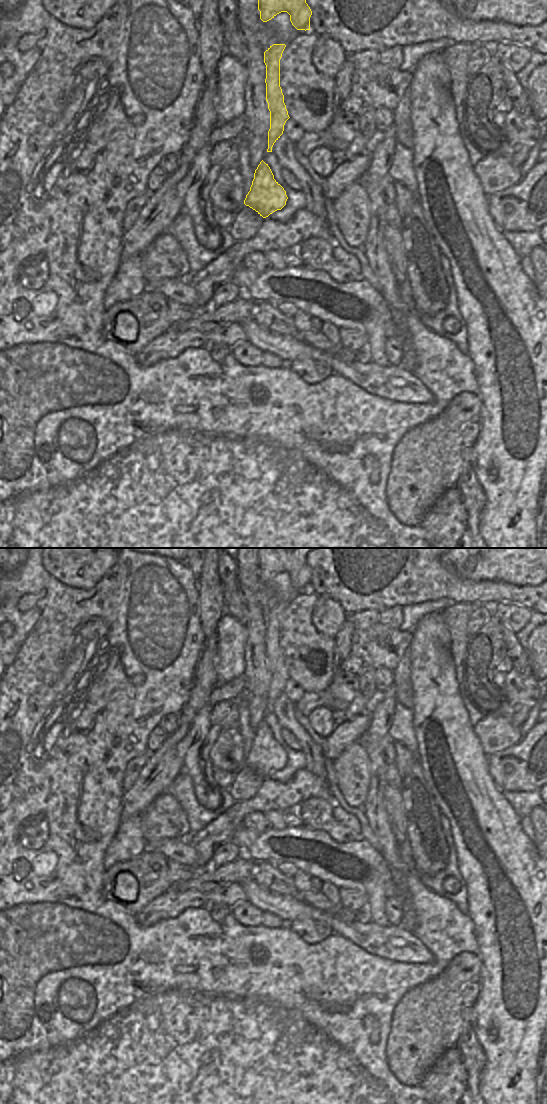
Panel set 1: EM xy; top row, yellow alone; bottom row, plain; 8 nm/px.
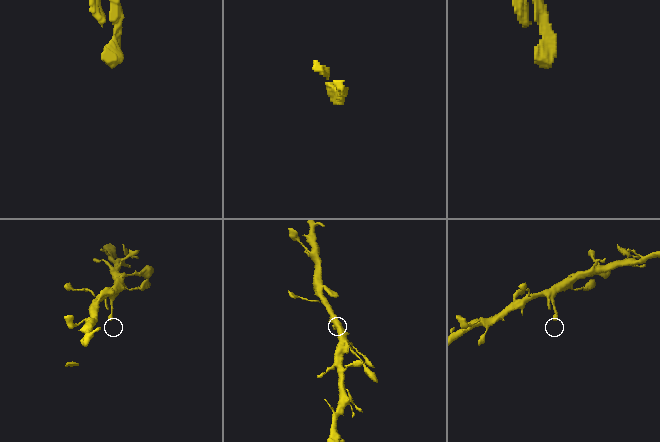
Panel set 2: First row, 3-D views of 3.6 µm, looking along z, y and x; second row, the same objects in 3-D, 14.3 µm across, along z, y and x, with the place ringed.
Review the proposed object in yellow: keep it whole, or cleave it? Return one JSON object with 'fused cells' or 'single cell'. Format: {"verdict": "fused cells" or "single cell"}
{"verdict": "single cell"}

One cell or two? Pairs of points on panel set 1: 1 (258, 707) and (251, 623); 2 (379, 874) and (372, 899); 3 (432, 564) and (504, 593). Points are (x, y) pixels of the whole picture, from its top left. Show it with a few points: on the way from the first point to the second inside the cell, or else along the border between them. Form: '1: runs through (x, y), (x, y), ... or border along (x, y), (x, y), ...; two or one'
1: runs through (256, 686), (255, 644); one
2: runs through (377, 880), (377, 893); one
3: runs through (448, 582), (454, 588), (460, 590), (486, 593); one

